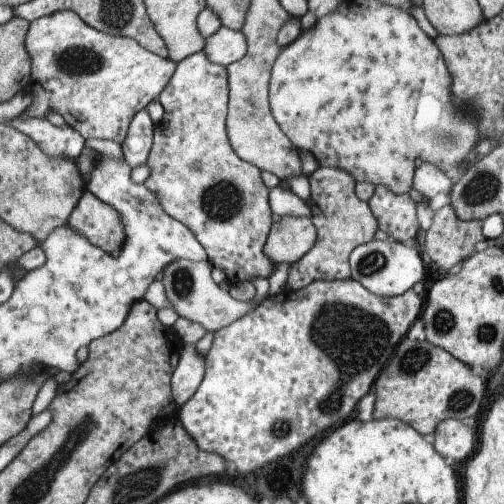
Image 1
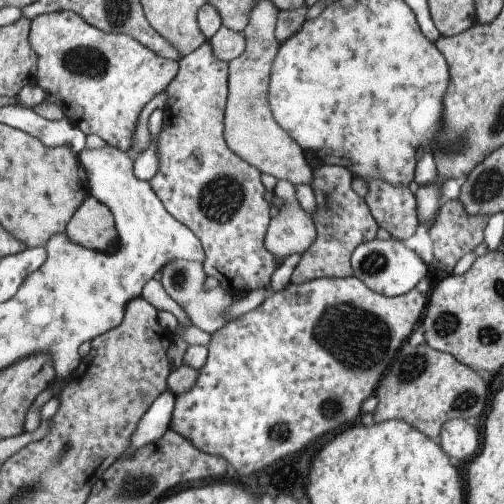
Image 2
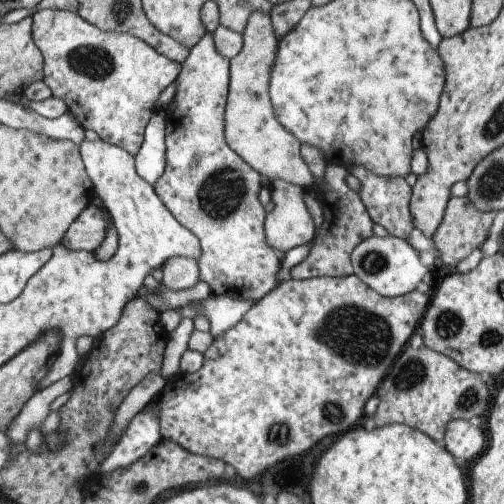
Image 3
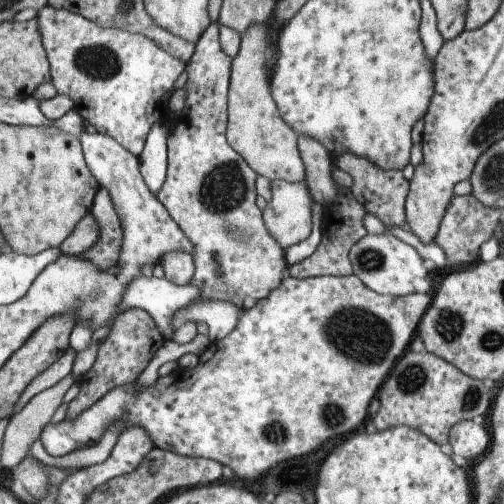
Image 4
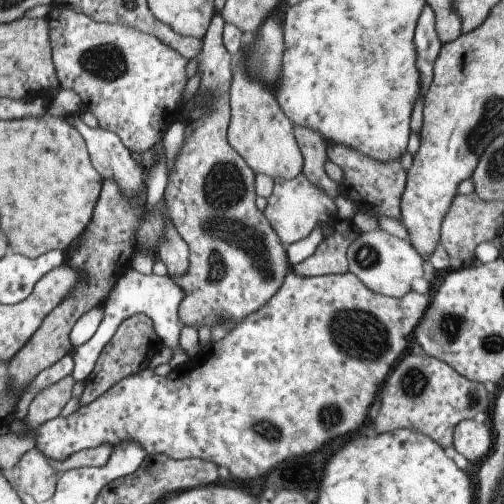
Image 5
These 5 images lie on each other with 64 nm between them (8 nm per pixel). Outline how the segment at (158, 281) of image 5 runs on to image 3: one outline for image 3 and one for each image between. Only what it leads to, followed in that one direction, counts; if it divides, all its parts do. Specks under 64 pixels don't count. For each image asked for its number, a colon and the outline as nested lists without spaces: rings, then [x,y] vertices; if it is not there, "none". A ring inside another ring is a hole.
3: [[[159,282],[159,286],[153,288],[153,290],[141,286],[133,300],[145,302],[149,308],[153,308],[161,316],[163,312],[185,308],[191,302],[201,302],[207,296],[211,296],[211,290],[209,290],[207,282],[197,282],[193,288],[179,290],[179,292],[177,290],[169,290],[163,282]]]
4: [[[139,274],[137,278],[133,278],[133,280],[125,286],[123,298],[121,298],[121,302],[117,304],[117,314],[91,334],[91,342],[89,342],[89,346],[87,346],[85,350],[81,350],[81,352],[75,354],[73,370],[71,370],[71,376],[75,378],[75,382],[81,380],[87,372],[91,372],[91,366],[95,364],[95,358],[97,358],[97,352],[99,352],[99,344],[105,342],[105,338],[109,336],[111,326],[115,324],[115,320],[119,318],[119,314],[123,314],[123,312],[127,312],[127,310],[145,310],[145,312],[153,318],[153,322],[155,322],[159,334],[169,342],[169,340],[173,340],[173,332],[175,332],[175,326],[173,326],[173,316],[175,316],[175,312],[181,310],[181,308],[185,308],[189,302],[193,302],[193,300],[197,298],[197,294],[199,294],[199,288],[193,288],[193,286],[177,286],[177,284],[173,284],[173,282],[165,280],[165,278],[155,278],[155,276],[145,278],[145,276],[141,276],[141,274]]]

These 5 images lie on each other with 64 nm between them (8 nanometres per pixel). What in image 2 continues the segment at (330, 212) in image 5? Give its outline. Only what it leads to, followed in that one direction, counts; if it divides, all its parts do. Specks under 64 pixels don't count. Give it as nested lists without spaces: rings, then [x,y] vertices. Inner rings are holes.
[[[277,180],[271,190],[275,200],[281,200],[277,214],[269,220],[265,234],[265,250],[271,252],[279,262],[291,254],[303,254],[317,238],[313,218],[301,208],[295,184]]]

